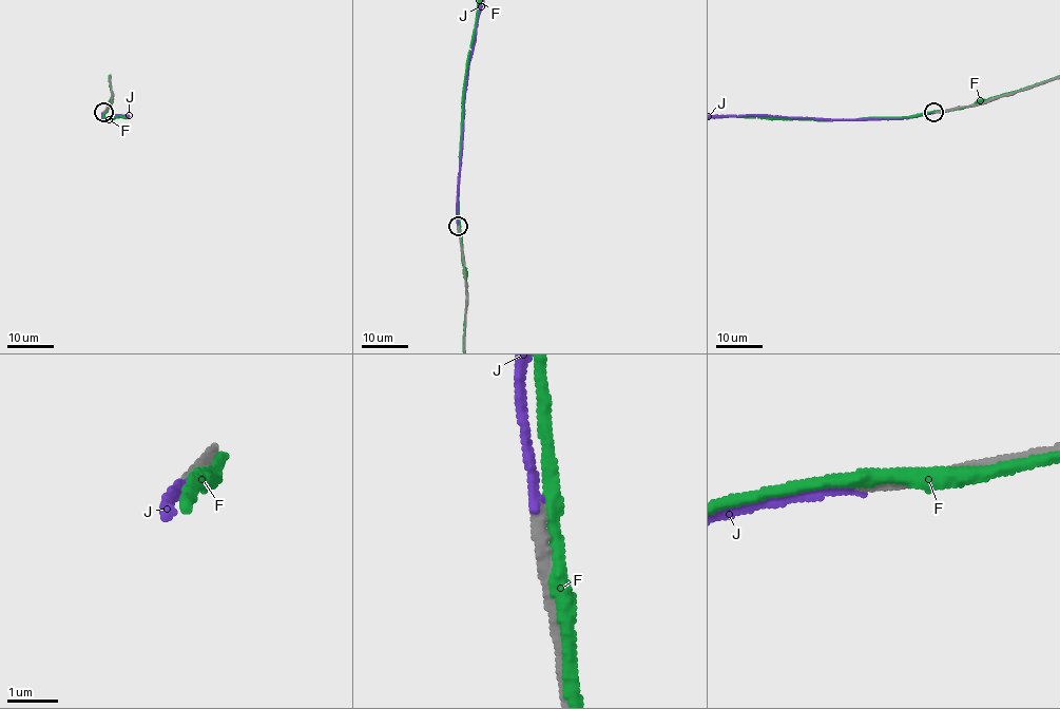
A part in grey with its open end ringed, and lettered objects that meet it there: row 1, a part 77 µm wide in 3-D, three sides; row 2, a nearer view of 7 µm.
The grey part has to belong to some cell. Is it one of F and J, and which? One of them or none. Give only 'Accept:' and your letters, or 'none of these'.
Accept: J

